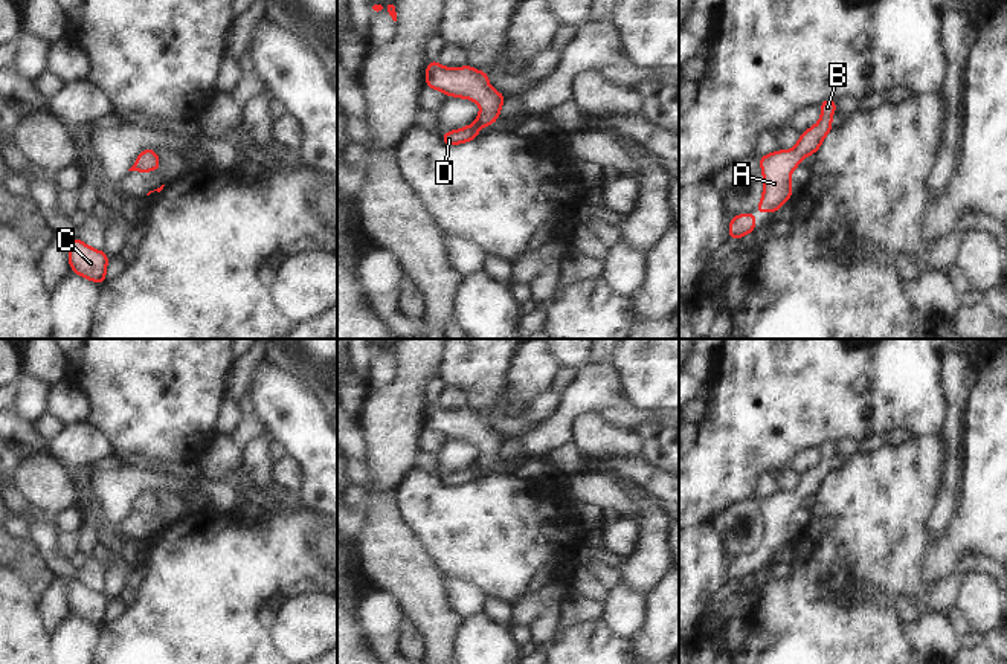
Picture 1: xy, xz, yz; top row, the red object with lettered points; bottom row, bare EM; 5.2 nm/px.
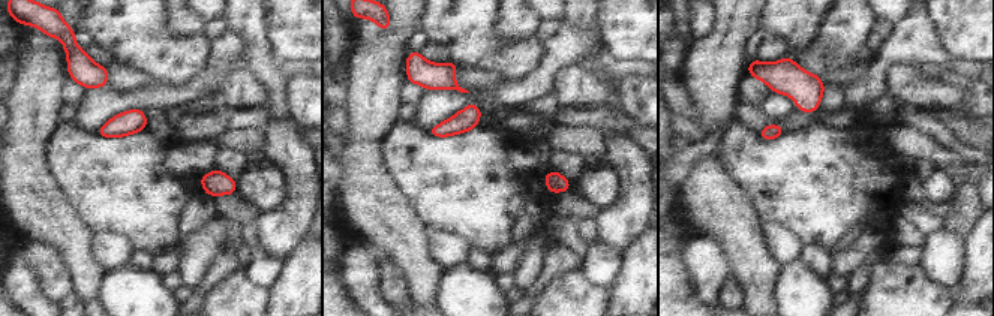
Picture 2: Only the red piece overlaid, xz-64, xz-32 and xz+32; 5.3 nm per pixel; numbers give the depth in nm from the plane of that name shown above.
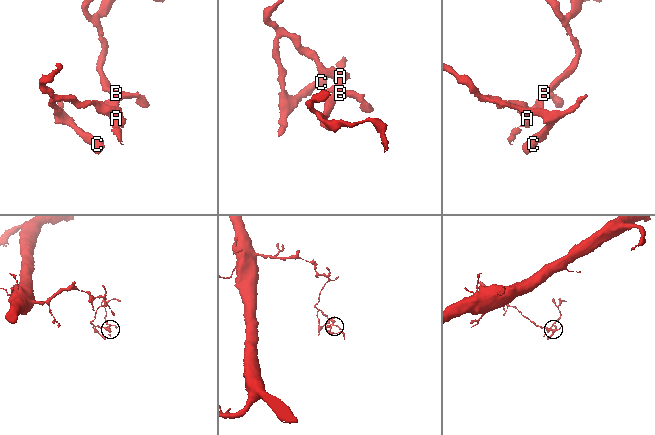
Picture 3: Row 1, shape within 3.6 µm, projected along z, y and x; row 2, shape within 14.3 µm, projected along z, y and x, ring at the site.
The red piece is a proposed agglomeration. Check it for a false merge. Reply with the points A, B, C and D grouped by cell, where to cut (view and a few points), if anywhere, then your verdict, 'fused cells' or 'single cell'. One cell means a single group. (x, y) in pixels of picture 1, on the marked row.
A B C D | no cut | single cell

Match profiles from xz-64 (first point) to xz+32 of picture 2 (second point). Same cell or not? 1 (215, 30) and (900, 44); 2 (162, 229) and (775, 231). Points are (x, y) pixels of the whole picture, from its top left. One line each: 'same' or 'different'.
1: different
2: different

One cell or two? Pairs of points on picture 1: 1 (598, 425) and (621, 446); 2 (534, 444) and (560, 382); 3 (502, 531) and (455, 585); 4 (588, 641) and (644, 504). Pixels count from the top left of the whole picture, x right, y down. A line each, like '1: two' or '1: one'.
1: one
2: two
3: two
4: two

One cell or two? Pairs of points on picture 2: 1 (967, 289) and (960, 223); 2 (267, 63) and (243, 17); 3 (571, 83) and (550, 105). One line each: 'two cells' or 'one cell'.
1: one cell
2: one cell
3: two cells

